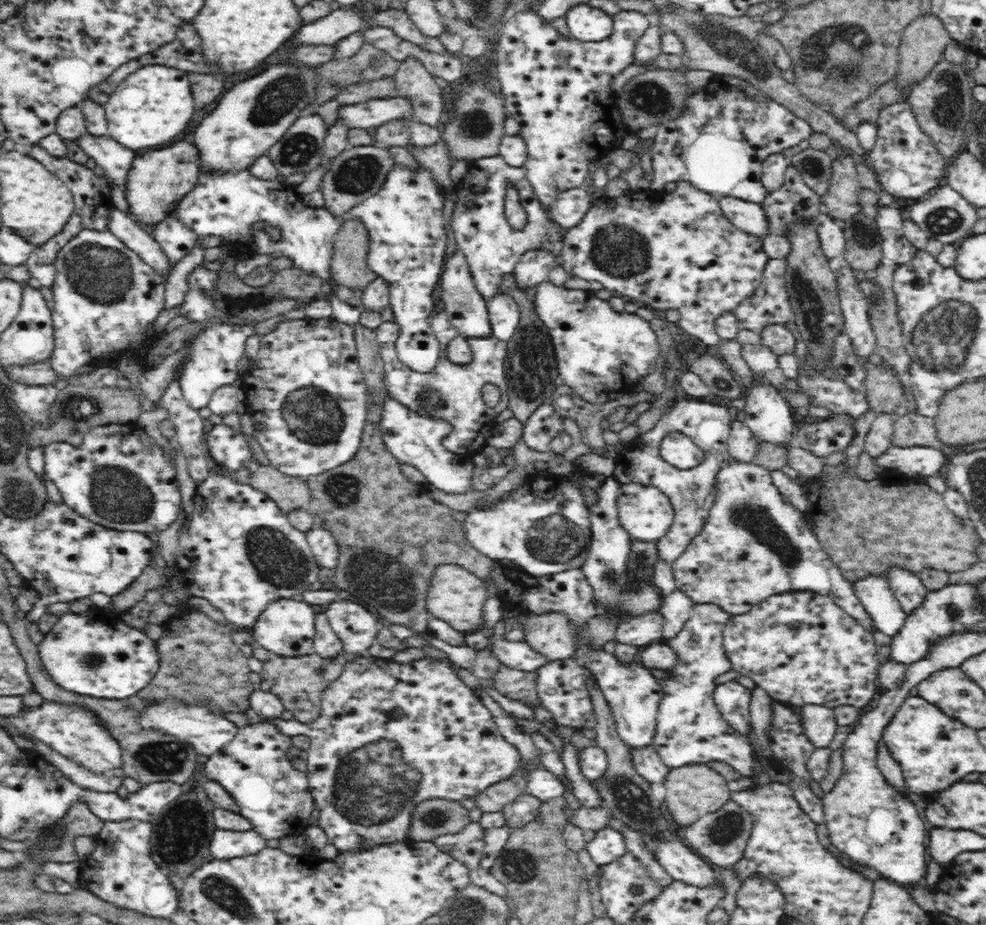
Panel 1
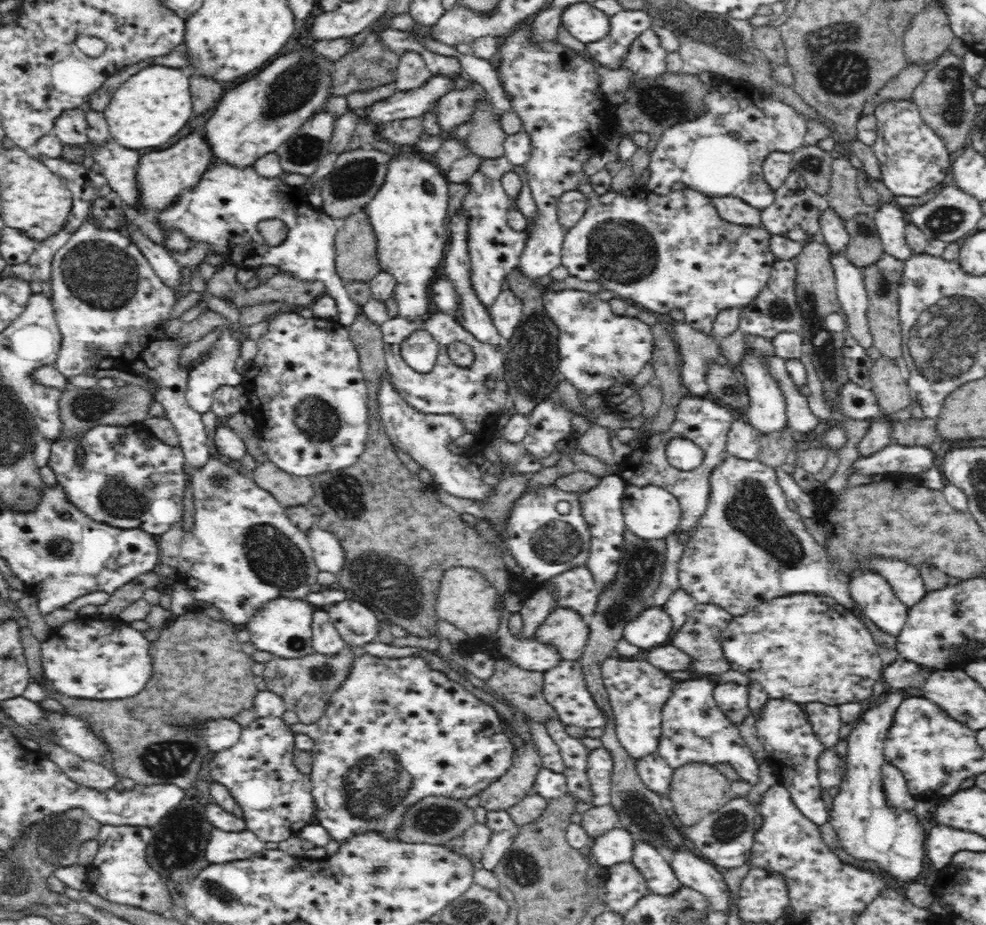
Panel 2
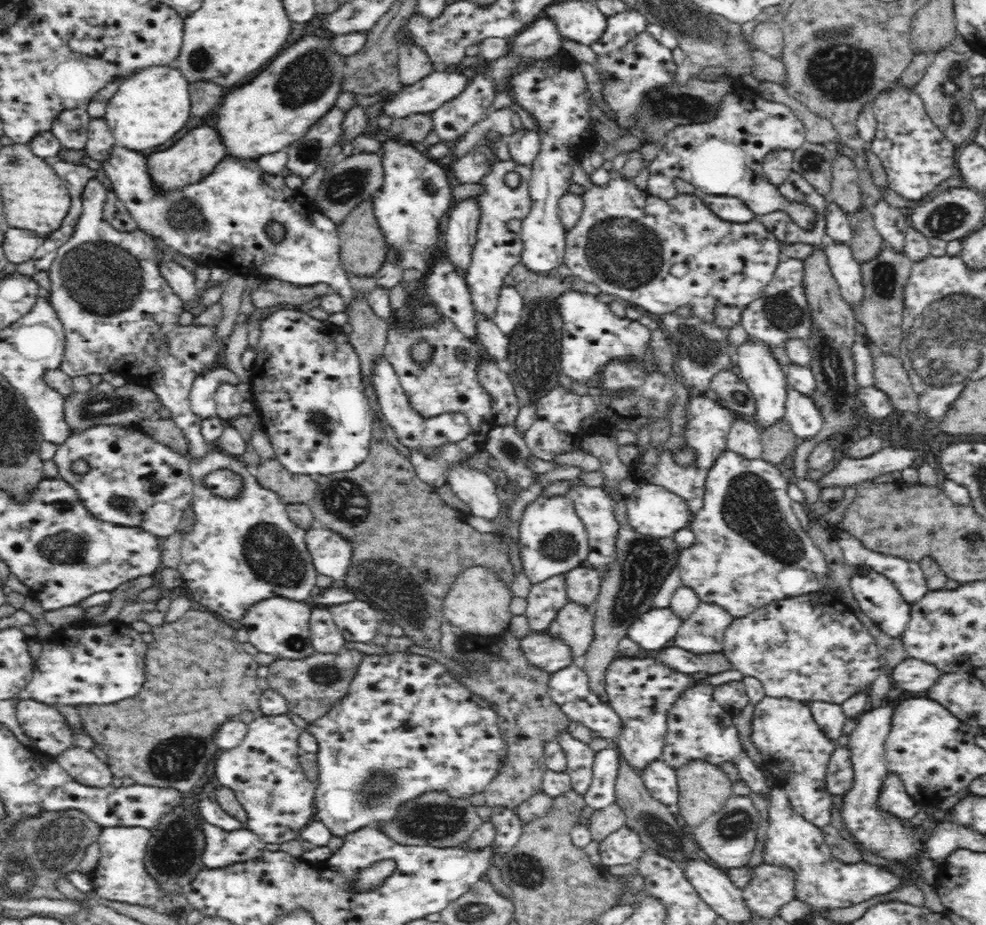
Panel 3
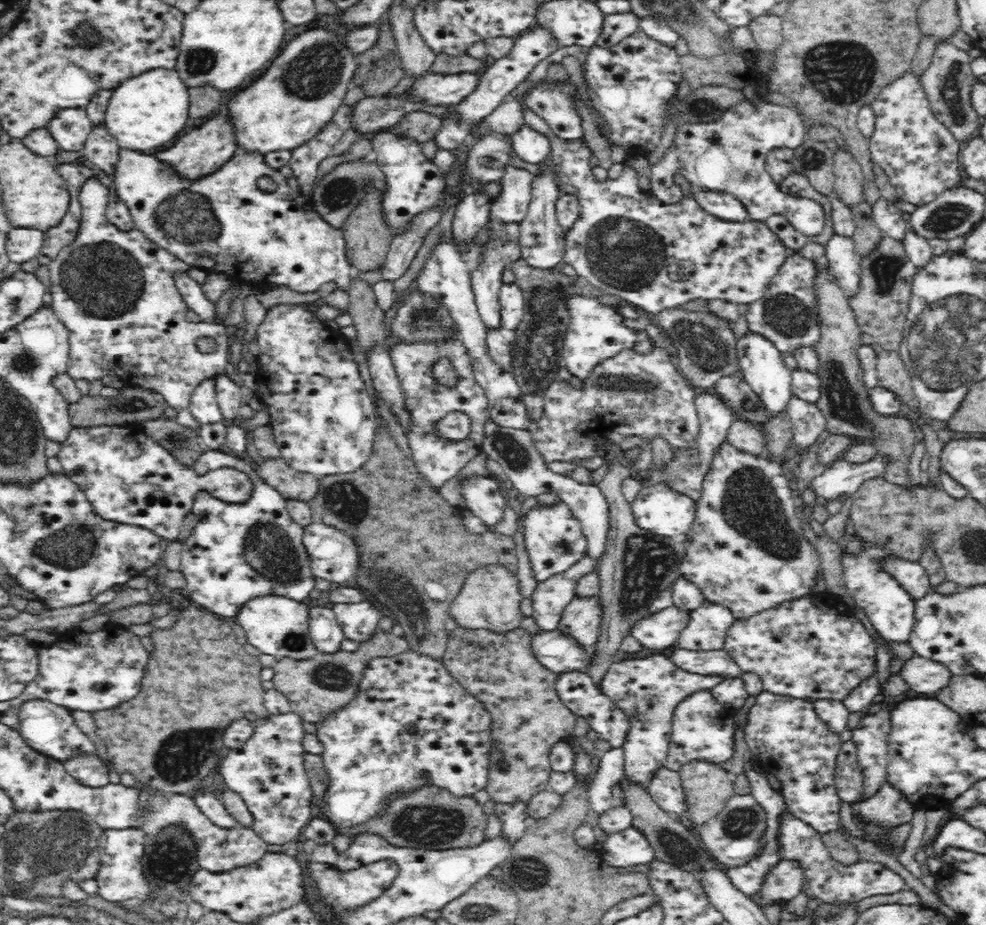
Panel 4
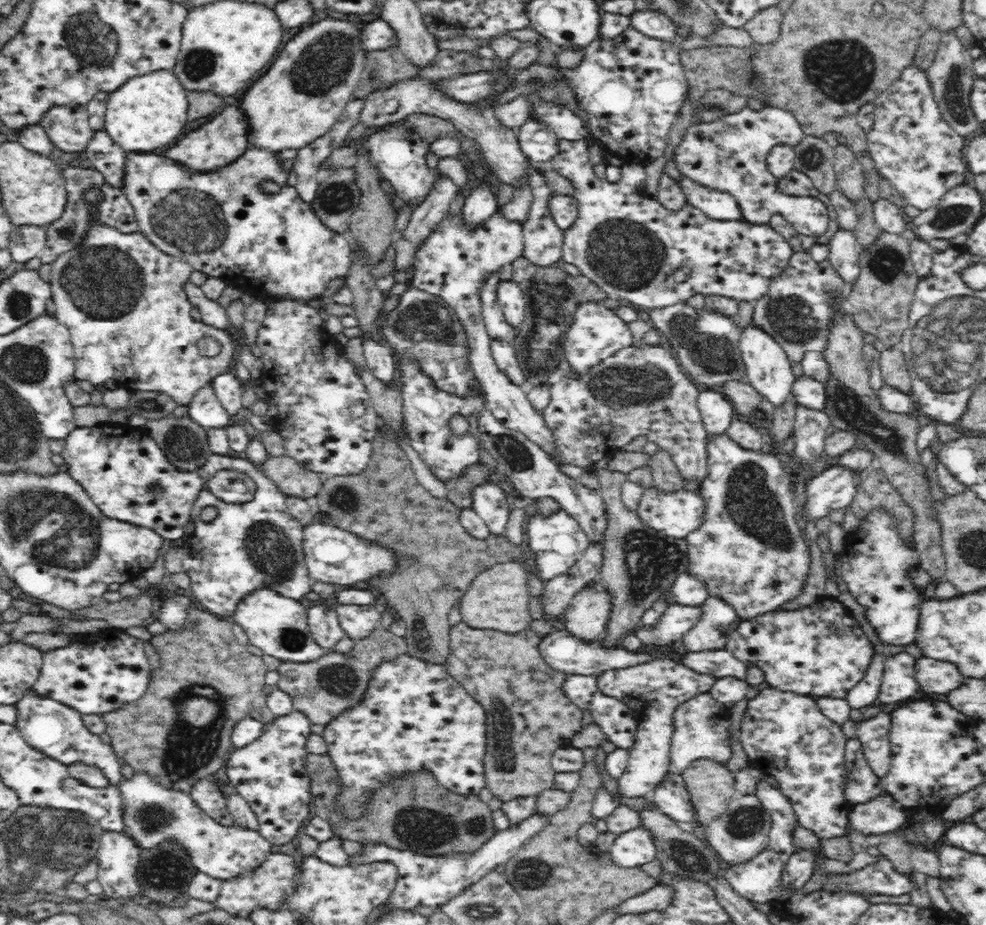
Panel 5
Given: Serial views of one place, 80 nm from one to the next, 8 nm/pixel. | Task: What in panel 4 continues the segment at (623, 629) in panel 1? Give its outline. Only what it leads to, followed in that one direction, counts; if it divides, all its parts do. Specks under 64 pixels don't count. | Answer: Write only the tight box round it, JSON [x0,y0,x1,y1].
[630,605,690,649]

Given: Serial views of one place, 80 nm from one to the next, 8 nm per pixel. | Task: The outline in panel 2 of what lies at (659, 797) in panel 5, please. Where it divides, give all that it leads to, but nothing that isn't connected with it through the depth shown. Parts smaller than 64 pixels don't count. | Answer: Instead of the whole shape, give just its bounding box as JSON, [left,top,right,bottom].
[636,754,674,798]

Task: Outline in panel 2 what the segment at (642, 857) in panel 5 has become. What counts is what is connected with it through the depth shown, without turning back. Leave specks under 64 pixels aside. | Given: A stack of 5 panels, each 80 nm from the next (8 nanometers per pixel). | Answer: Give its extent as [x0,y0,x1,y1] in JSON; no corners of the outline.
[591,826,636,871]

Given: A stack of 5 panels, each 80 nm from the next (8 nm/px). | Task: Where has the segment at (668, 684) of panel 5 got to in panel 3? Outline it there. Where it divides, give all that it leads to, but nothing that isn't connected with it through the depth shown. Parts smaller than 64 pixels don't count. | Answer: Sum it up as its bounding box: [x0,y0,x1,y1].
[605,656,744,774]

